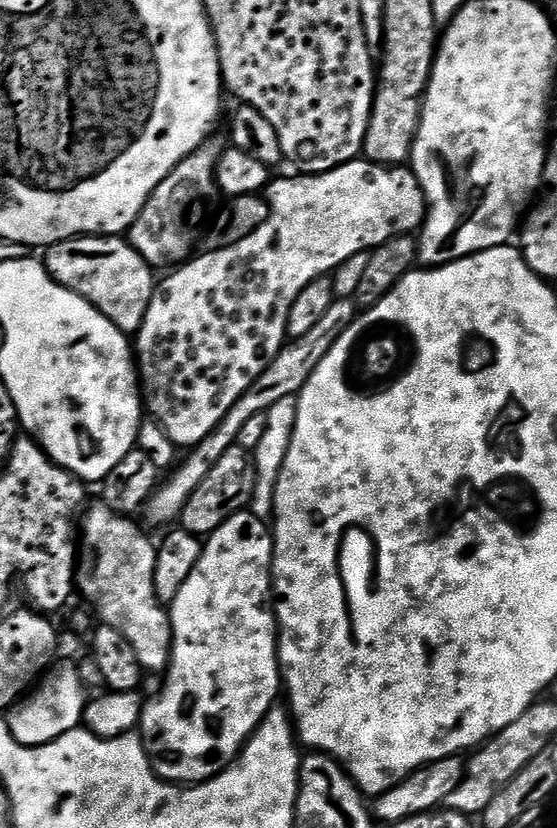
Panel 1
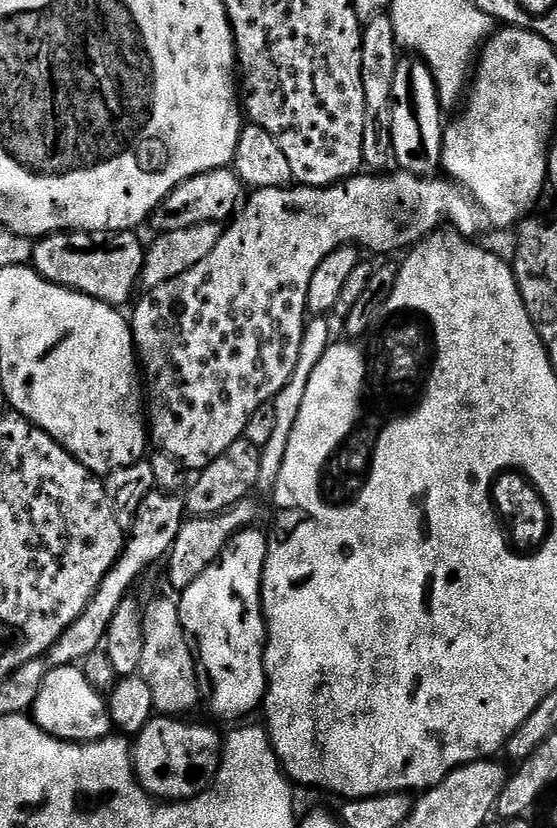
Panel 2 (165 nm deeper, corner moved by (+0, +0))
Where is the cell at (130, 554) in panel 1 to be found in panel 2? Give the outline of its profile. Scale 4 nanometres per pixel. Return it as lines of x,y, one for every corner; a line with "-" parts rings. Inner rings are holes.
160,596
157,600
152,600
149,604
145,603
143,605
142,611
144,613
144,645
142,646
142,666
140,667
138,675
141,676
146,682
150,682
150,690
154,694
154,698
156,699
156,712
170,716
173,718
183,717
185,714
183,712
192,712
196,707
200,704
200,676
202,680
202,672
198,667
198,656
194,651
193,641
190,639
188,635
188,631
184,629
184,623
182,622
182,618
180,617
180,606
179,603
175,599
167,600
166,597

